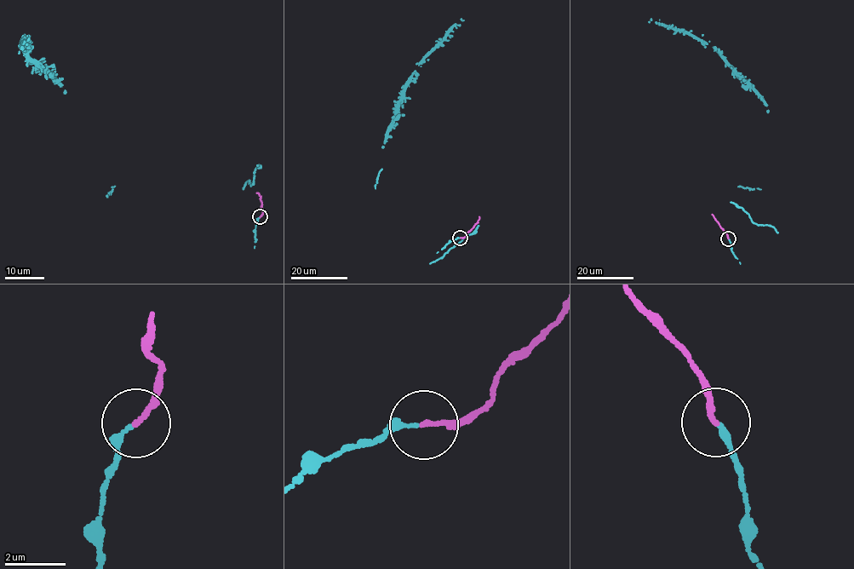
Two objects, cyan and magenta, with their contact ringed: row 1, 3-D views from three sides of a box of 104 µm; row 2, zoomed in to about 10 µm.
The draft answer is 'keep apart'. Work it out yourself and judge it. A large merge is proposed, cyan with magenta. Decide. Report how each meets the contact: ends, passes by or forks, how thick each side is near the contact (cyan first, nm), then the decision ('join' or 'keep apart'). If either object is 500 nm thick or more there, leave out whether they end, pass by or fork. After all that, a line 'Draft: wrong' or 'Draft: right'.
cyan ends | magenta ends | 200/140 nm | keep apart
Draft: right

